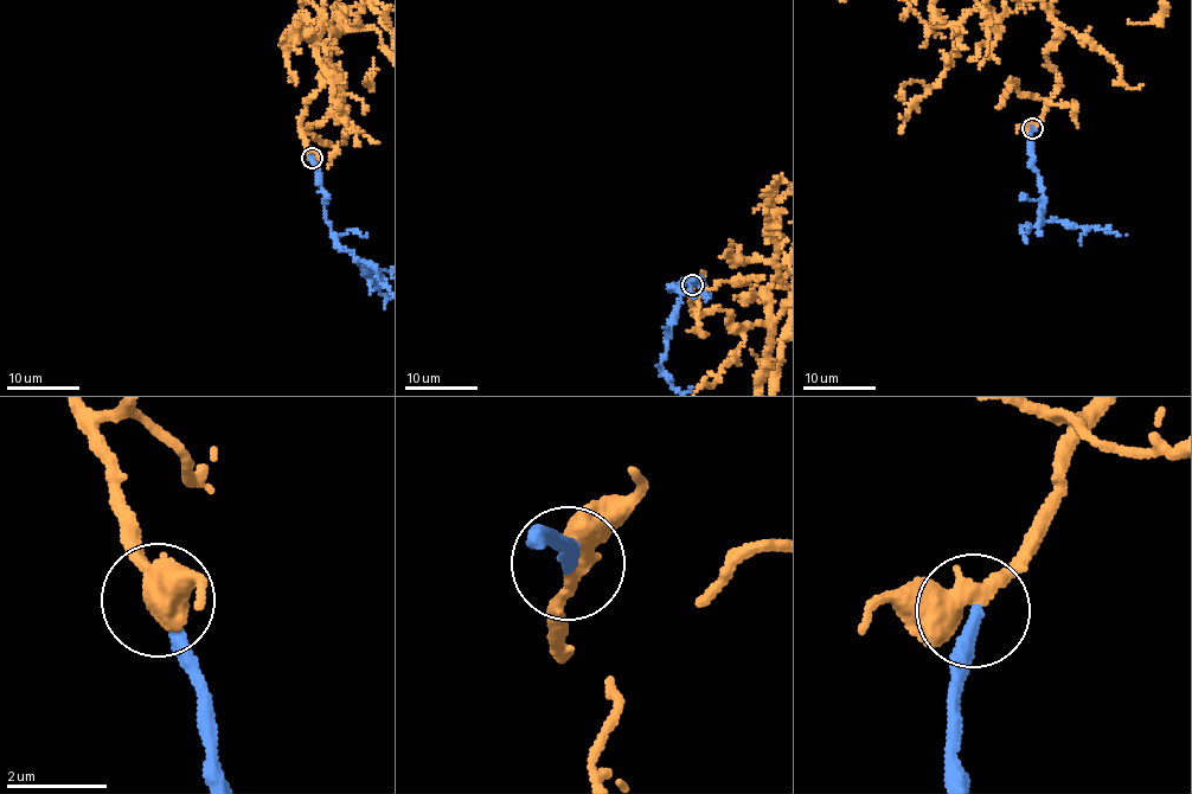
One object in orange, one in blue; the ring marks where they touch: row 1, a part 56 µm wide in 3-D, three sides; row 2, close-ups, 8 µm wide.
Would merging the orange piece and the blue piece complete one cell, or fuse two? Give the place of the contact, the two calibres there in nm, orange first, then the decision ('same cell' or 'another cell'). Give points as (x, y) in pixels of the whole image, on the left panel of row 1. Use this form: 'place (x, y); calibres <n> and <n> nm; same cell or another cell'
place (312, 158); calibres 420 and 240 nm; same cell

